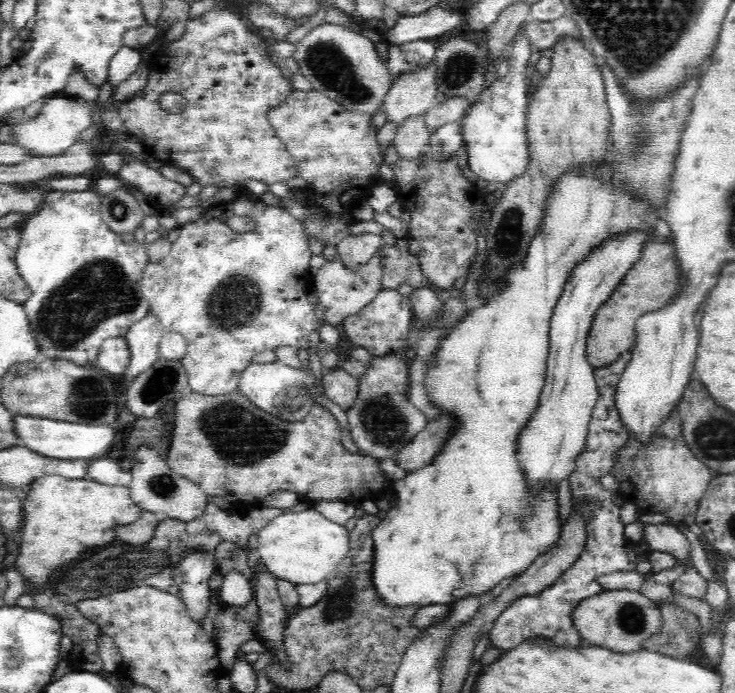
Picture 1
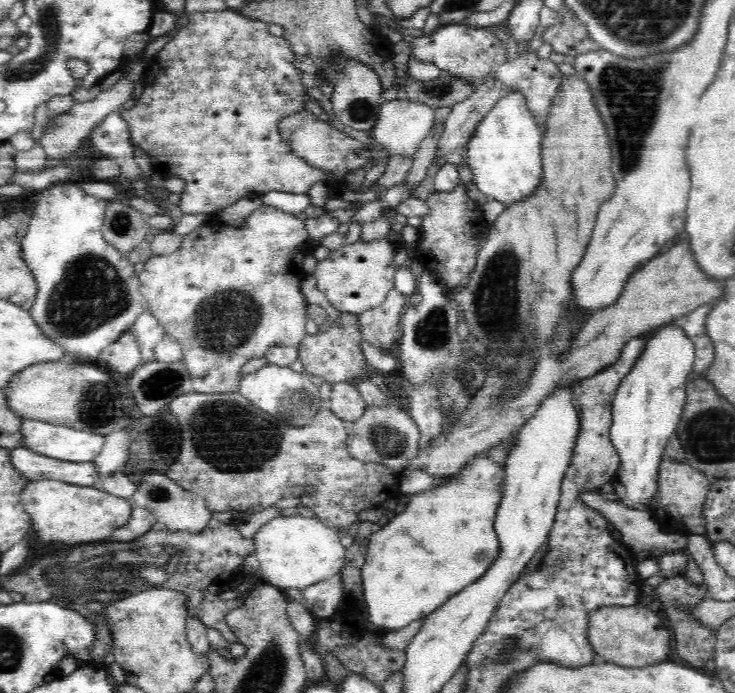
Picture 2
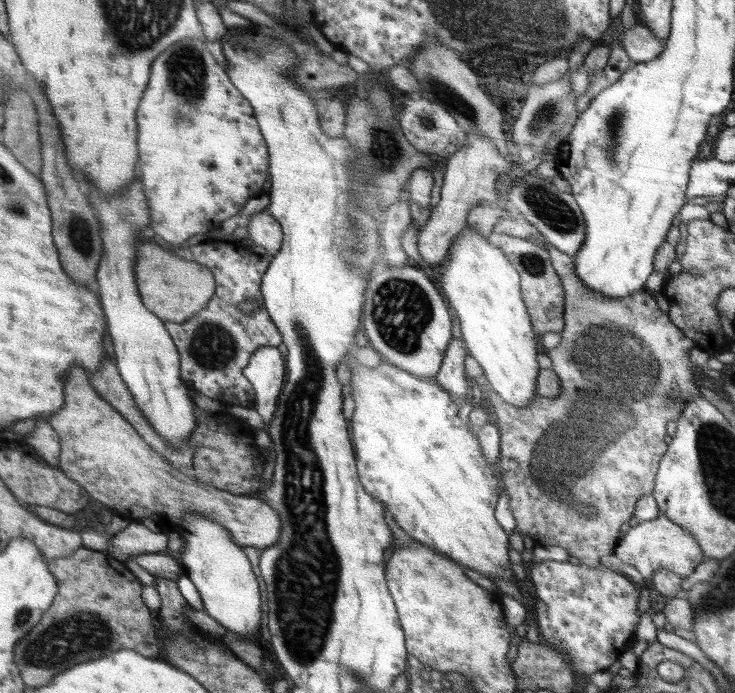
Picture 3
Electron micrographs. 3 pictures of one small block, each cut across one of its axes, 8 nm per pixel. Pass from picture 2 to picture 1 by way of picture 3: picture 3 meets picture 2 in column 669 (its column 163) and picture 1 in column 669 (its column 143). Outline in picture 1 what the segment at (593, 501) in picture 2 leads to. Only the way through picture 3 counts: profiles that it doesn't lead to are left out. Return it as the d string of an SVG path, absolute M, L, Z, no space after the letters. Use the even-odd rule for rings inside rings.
M646 524L640 544L647 550L671 554L678 563L690 561L690 542L674 525Z

